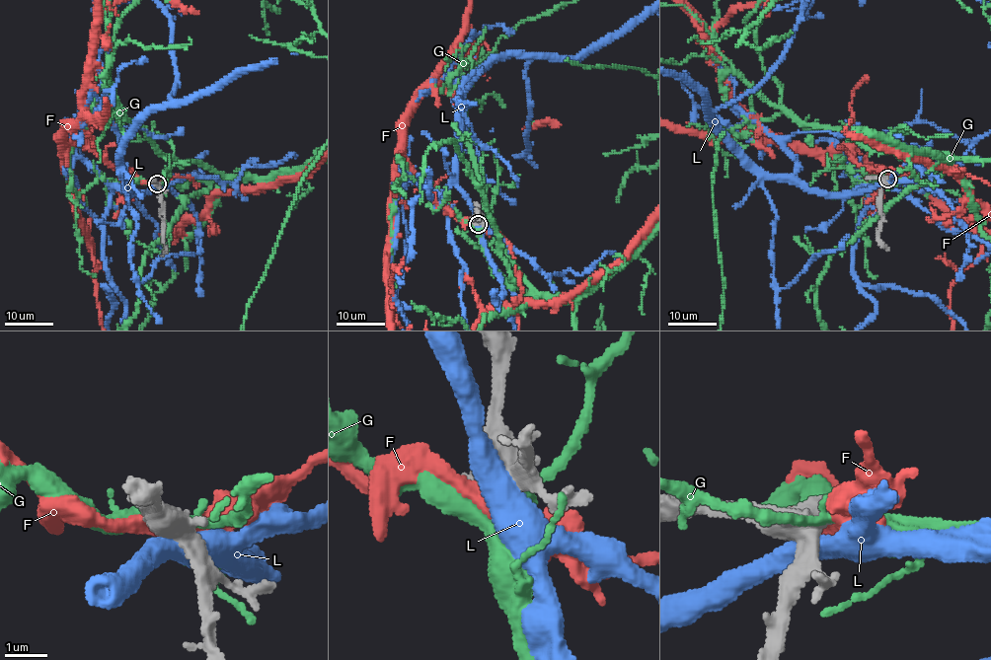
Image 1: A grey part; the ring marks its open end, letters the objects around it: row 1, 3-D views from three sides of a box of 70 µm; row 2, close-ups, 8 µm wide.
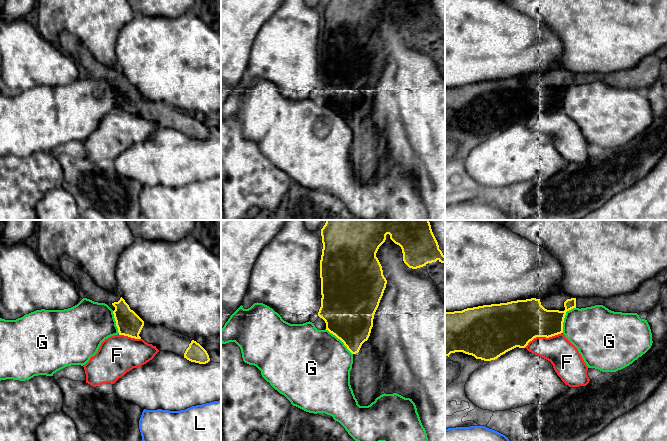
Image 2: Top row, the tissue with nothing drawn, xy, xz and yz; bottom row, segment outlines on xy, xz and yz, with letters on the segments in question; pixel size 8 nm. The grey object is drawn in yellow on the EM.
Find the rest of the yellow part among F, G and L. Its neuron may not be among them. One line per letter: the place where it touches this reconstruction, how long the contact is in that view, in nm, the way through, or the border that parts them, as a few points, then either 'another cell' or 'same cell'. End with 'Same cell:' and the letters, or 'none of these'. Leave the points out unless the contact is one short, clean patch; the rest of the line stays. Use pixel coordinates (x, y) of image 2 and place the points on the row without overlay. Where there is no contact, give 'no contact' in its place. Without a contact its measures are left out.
F: meets yellow in yz at (542, 112); contact 320 nm long; another cell
G: meets yellow in yz at (564, 93); contact 240 nm long; border along yz (575, 83), (566, 88), (562, 108); another cell
L: no contact; another cell
Same cell: none of these

